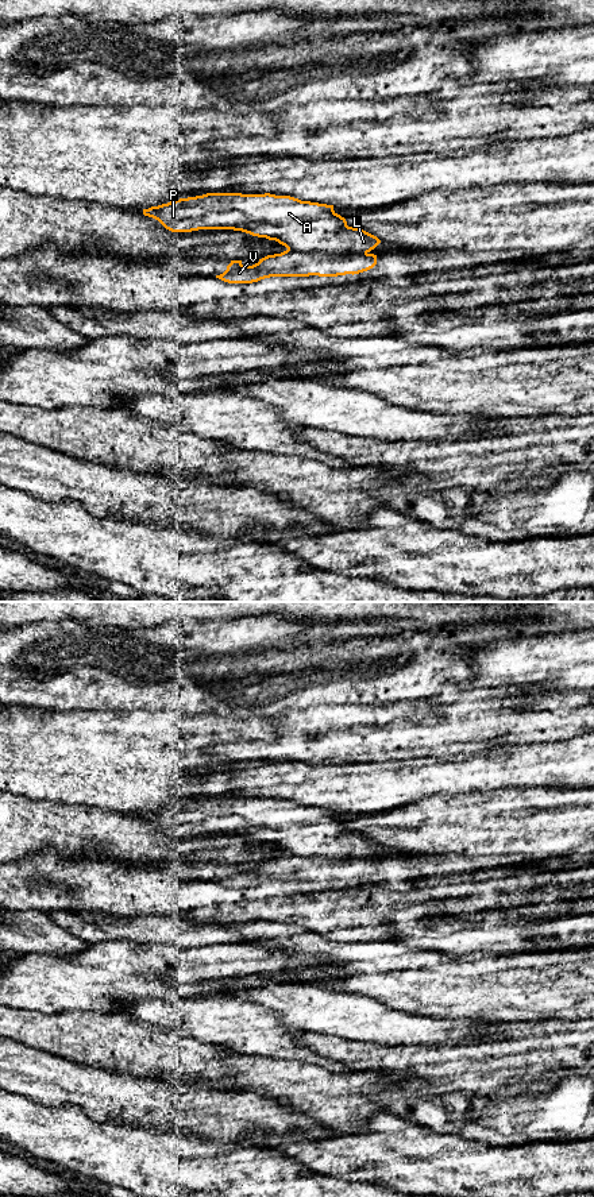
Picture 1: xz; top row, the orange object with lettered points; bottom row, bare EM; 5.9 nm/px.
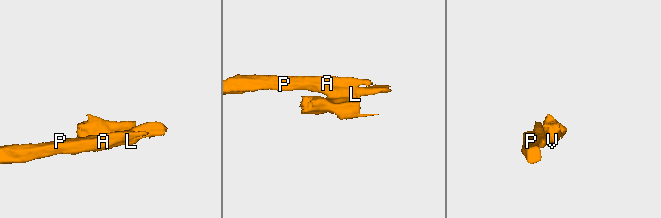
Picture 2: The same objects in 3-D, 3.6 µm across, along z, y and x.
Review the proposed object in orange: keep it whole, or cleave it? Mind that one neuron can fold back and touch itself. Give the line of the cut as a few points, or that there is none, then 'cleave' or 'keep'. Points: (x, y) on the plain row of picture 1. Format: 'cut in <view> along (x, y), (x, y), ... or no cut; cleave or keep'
cut in xz along (288, 853), (297, 856), (366, 858); cleave

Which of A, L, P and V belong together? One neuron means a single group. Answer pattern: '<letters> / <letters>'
A L P / V

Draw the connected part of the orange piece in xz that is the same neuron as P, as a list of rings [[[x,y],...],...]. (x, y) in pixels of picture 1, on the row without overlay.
[[[207,798],[143,814],[143,819],[158,825],[171,837],[234,834],[275,845],[297,857],[367,858],[381,847],[377,841],[360,833],[348,831],[346,823],[333,815],[333,810],[270,798]]]

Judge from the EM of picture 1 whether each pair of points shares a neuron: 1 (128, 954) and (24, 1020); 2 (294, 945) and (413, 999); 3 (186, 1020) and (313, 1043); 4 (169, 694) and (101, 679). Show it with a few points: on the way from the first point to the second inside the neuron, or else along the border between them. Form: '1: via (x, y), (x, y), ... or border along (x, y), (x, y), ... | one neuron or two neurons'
1: border along (14, 1008), (35, 1012), (69, 1012) | two neurons
2: border along (324, 938), (316, 952), (289, 952), (284, 968) | two neurons
3: border along (304, 1031), (299, 1041), (324, 1058) | two neurons
4: via (153, 686), (118, 679) | one neuron

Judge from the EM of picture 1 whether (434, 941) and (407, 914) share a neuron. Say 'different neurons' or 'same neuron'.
same neuron

